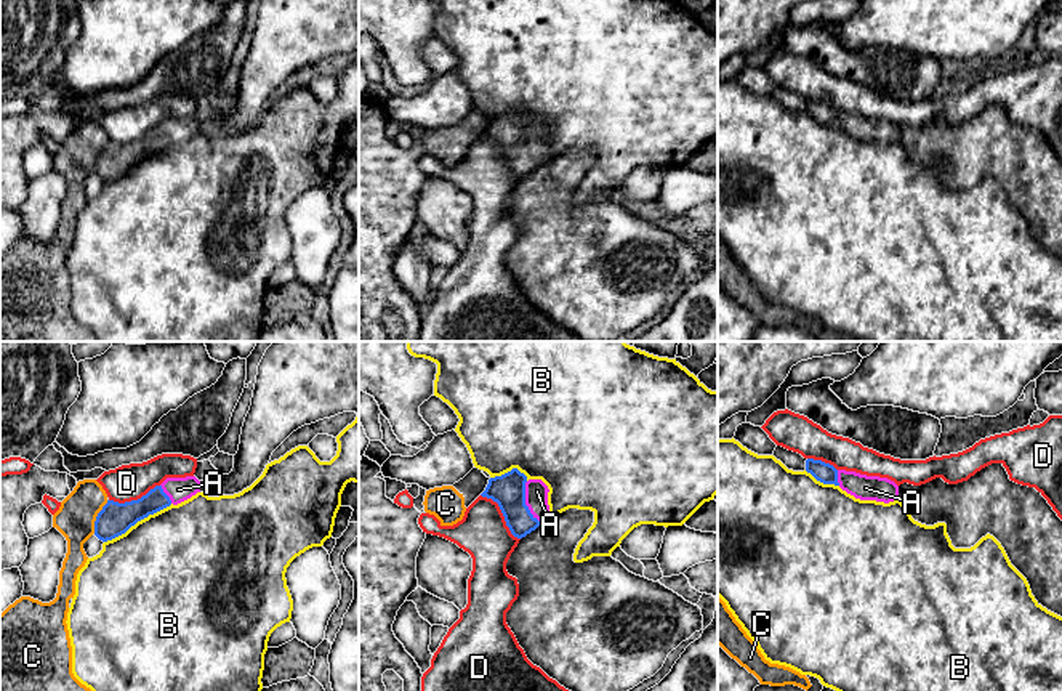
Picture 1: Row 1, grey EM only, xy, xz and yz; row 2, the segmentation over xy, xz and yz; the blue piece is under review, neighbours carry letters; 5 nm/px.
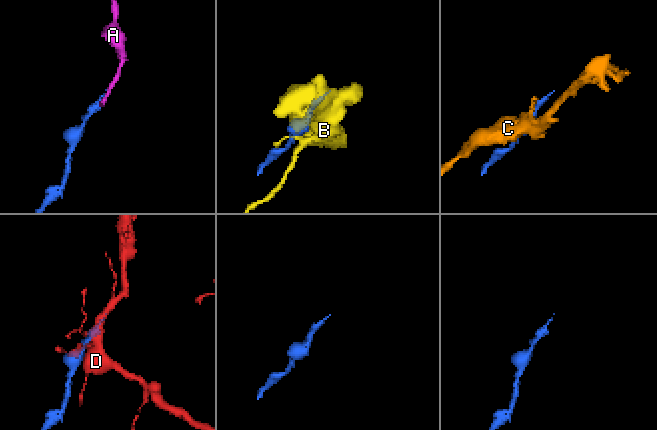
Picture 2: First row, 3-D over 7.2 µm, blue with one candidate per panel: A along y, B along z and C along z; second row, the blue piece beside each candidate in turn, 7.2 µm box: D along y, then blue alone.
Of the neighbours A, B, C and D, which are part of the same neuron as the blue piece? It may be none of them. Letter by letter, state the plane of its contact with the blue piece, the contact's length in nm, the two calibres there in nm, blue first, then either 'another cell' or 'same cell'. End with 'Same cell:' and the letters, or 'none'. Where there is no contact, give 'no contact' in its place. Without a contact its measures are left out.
A: meets blue in xz; contact 220 nm long; 170 nm thick on the blue side, 110 nm on the other; same cell
B: meets blue in xy; contact 400 nm long; 160 nm thick on the blue side, 480 nm on the other; another cell
C: meets blue in xy; contact 180 nm long; 160 nm thick on the blue side, 190 nm on the other; another cell
D: meets blue in xz; contact 300 nm long; 170 nm thick on the blue side, 240 nm on the other; another cell
Same cell: A

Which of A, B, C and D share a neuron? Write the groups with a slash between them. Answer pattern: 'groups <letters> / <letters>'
groups A / B / C / D

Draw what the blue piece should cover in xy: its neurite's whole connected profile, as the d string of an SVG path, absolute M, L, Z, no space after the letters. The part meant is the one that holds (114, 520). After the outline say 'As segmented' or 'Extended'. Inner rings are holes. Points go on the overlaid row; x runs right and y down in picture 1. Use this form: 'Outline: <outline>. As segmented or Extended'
Outline: M195 476L167 478L160 486L151 489L138 500L119 503L107 500L95 521L95 535L112 540L125 534L138 521L167 507L178 505L200 492L200 481Z. Extended

